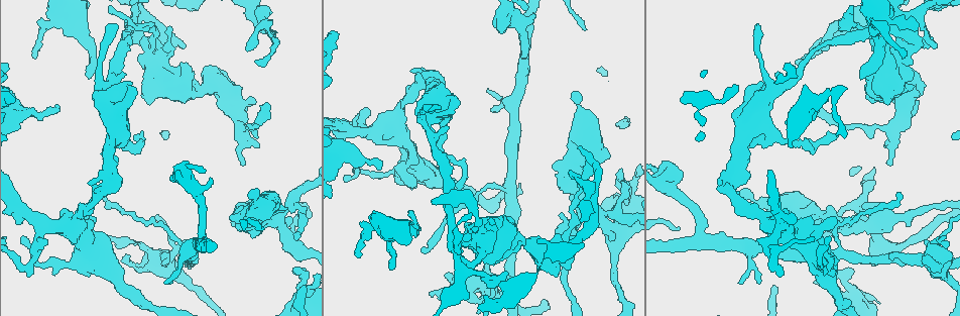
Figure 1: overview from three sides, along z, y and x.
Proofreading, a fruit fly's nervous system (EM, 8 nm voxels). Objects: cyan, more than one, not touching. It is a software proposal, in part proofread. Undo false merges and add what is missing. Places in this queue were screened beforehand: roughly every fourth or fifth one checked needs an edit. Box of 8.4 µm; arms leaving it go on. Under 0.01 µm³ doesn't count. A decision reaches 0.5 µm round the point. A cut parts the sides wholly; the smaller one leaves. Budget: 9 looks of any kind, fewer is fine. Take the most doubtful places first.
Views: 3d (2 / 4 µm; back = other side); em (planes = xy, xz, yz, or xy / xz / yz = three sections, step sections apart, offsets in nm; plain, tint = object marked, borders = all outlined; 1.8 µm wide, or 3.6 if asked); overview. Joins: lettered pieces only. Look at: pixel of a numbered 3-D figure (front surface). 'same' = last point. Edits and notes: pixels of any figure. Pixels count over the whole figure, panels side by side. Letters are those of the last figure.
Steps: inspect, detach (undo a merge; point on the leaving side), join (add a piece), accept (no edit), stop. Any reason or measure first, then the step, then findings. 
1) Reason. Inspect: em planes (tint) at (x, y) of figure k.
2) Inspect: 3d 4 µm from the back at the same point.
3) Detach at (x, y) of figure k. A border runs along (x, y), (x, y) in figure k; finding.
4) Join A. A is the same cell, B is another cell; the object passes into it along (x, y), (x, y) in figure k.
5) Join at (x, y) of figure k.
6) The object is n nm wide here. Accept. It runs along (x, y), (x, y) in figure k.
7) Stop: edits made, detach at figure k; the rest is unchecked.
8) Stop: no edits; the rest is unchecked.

Abrupt turn. Inspect: 3d 4 µm at (172, 257) of figure 1.

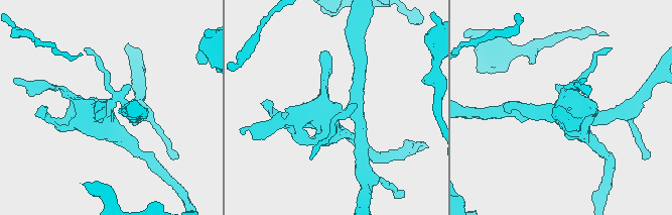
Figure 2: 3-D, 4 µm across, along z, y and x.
Shape alone is not enough. Inspect: em planes (tint) at (330, 110) of figure 2.

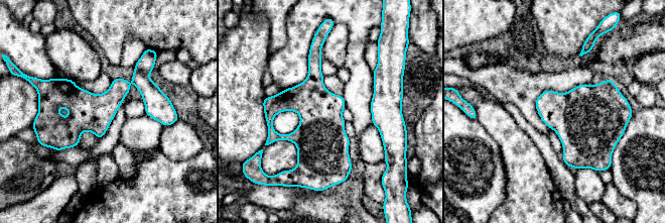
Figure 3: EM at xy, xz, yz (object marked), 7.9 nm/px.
See the neighbours. Inspect: em planes (borders) at the same point.

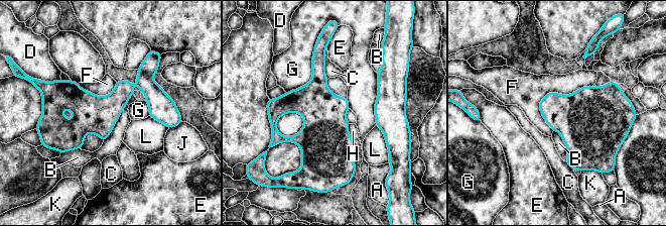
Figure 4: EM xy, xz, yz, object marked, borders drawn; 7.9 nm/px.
Detach at (149, 66) of figure 4. A, B, C, D, E, F, G, H, J, K and L are other cells; a border runs along (139, 69), (152, 78) in figure 4; a second neuron is stuck on.

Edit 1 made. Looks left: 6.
See it whole again. Inspect: overview.

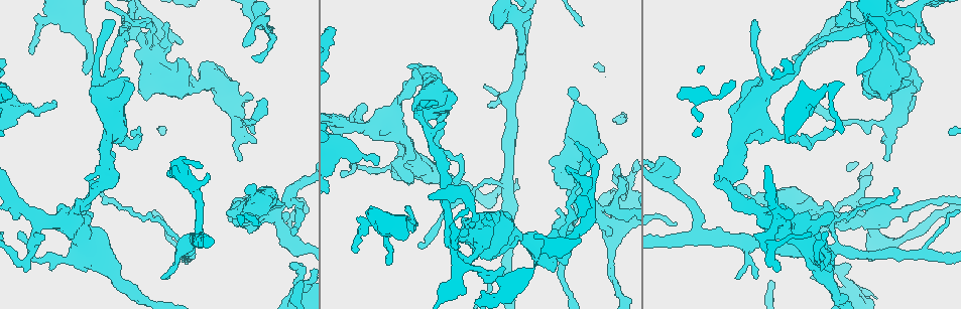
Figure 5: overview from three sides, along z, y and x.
Tapers out. Inspect: em 3.6 µm planes (borders) at (821, 44) of figure 5.

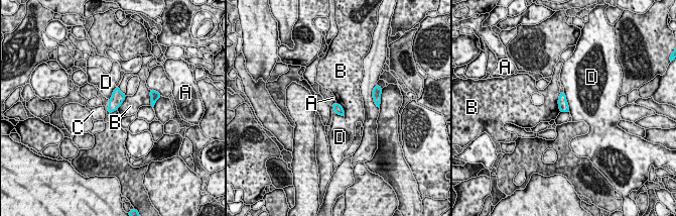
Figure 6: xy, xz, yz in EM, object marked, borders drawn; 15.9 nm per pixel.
Accept. A, B, C and D are other cells; a border runs along (560, 93), (558, 100), (559, 111) in figure 6; none of them fits.

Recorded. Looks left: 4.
Arms part here. Inspect: em 3.6 µm planes (tint) at (851, 297) of figure 5.

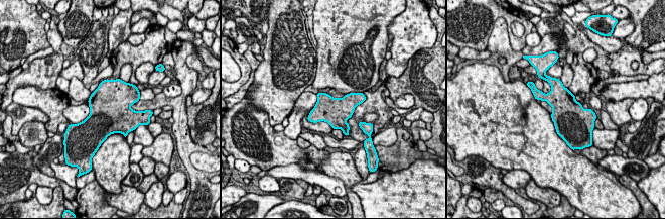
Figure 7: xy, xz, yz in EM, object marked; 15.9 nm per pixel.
Inspect: em 3.6 µm planes (borders) at the same point.

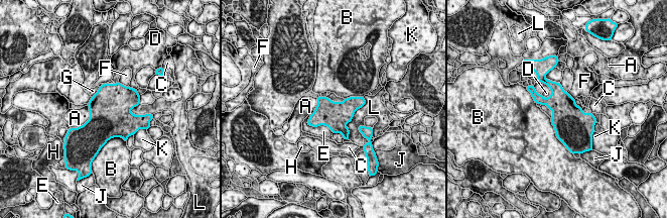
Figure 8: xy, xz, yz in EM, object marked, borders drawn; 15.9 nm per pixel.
Accept. A, B, C, D, E, F, G, H, J, K and L are other cells; a border runs along (550, 118), (555, 135), (564, 144) in figure 8; one neuron here.

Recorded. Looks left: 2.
Thin end. Inspect: em xy step 8 (borders) at (488, 106) of figure 5.

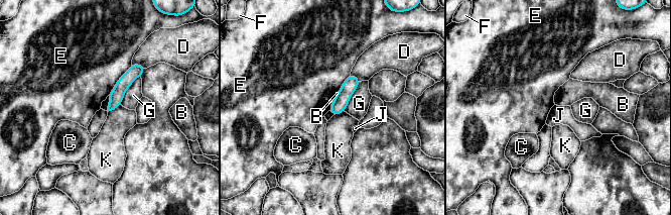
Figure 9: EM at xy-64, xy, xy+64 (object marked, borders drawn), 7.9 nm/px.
Inspect: em planes (borders) at the same point.

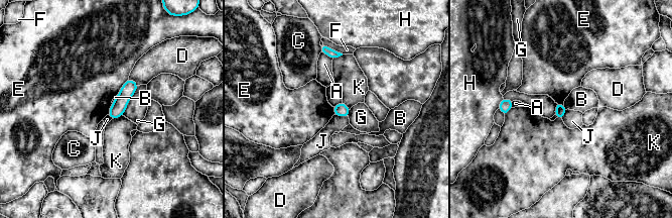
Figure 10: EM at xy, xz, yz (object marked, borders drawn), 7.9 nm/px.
The object is 90 nm wide here. Accept. A, B, C, D, E, F, G, H, J and K are other cells; no lettered piece goes on from it.

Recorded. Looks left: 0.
Stop: edits made, detach at figure 4; the rest is unchecked.

